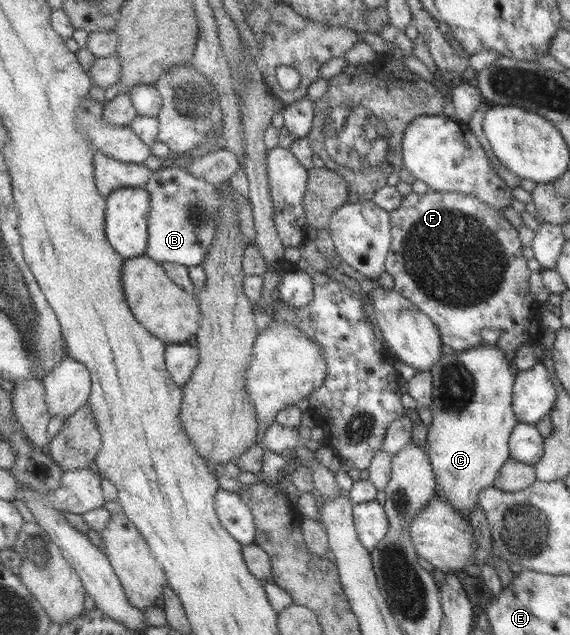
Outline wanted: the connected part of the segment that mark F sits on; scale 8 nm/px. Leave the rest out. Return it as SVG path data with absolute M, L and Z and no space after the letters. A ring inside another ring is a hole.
M411 192L391 213L393 243L386 270L394 276L394 289L433 320L441 332L442 345L457 352L485 345L495 347L509 360L510 370L516 374L513 360L517 349L538 342L543 328L539 321L540 302L528 291L531 272L526 267L527 260L522 257L518 232L512 224L494 207L461 192Z

